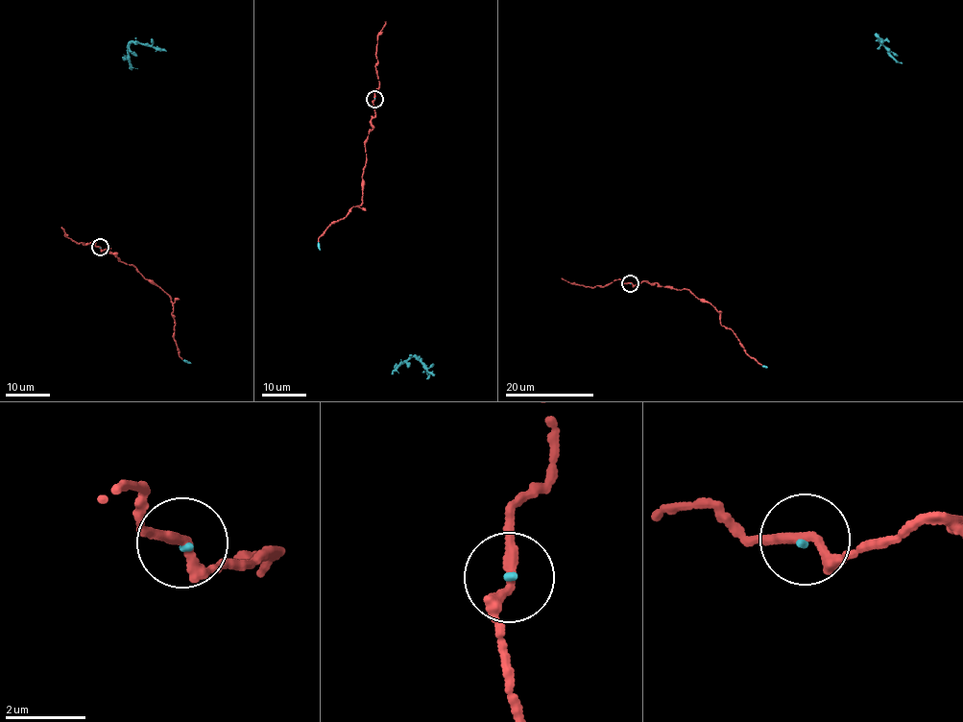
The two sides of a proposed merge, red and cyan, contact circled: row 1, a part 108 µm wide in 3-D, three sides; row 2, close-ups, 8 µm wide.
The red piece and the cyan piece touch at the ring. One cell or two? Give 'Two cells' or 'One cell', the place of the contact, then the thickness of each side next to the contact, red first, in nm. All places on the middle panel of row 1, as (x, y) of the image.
One cell. Place: (374, 99). Thickness 280 nm (red) against 90 nm

